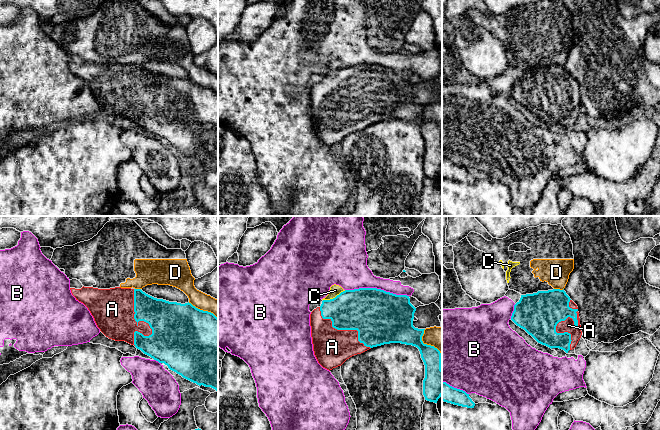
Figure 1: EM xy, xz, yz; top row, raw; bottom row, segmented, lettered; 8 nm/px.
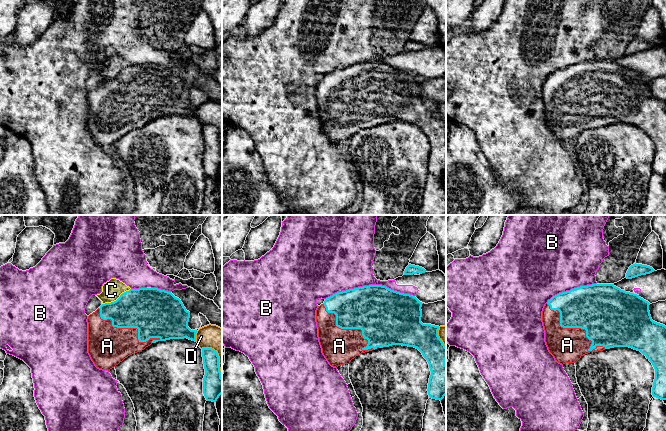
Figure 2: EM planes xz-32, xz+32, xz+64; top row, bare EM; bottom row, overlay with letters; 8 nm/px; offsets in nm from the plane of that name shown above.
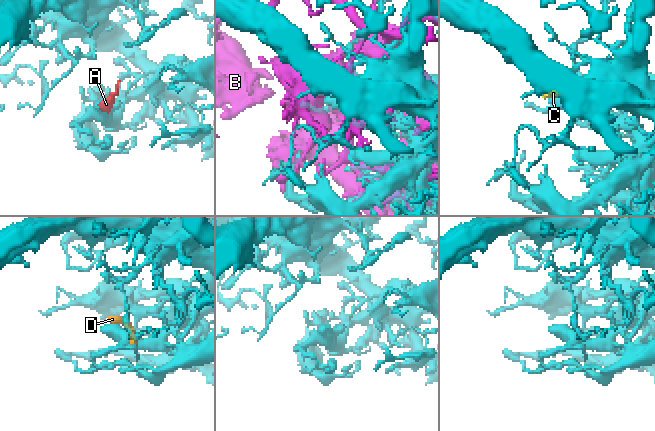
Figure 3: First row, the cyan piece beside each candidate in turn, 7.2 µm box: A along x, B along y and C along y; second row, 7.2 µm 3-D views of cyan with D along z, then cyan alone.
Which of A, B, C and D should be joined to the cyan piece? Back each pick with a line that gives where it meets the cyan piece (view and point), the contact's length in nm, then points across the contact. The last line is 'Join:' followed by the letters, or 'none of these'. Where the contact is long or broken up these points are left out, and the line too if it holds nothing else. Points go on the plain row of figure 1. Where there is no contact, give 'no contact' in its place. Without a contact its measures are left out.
A: contact yz (565, 95); length 400 nm
Join: A

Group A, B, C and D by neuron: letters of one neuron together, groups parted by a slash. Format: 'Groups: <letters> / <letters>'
Groups: A / B / C D

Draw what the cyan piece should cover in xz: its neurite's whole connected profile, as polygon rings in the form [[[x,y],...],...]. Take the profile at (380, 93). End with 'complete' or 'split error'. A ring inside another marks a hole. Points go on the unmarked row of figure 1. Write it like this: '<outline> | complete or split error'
[[[359,64],[345,66],[330,76],[323,76],[320,83],[310,90],[311,113],[314,131],[318,139],[327,146],[341,142],[350,133],[361,130],[373,123],[390,119],[412,121],[419,125],[425,141],[425,154],[423,156],[423,171],[425,176],[437,179],[442,172],[442,145],[441,129],[434,122],[424,120],[422,112],[425,105],[413,102],[416,84],[410,79],[407,71],[396,71],[377,64]]] | split error

